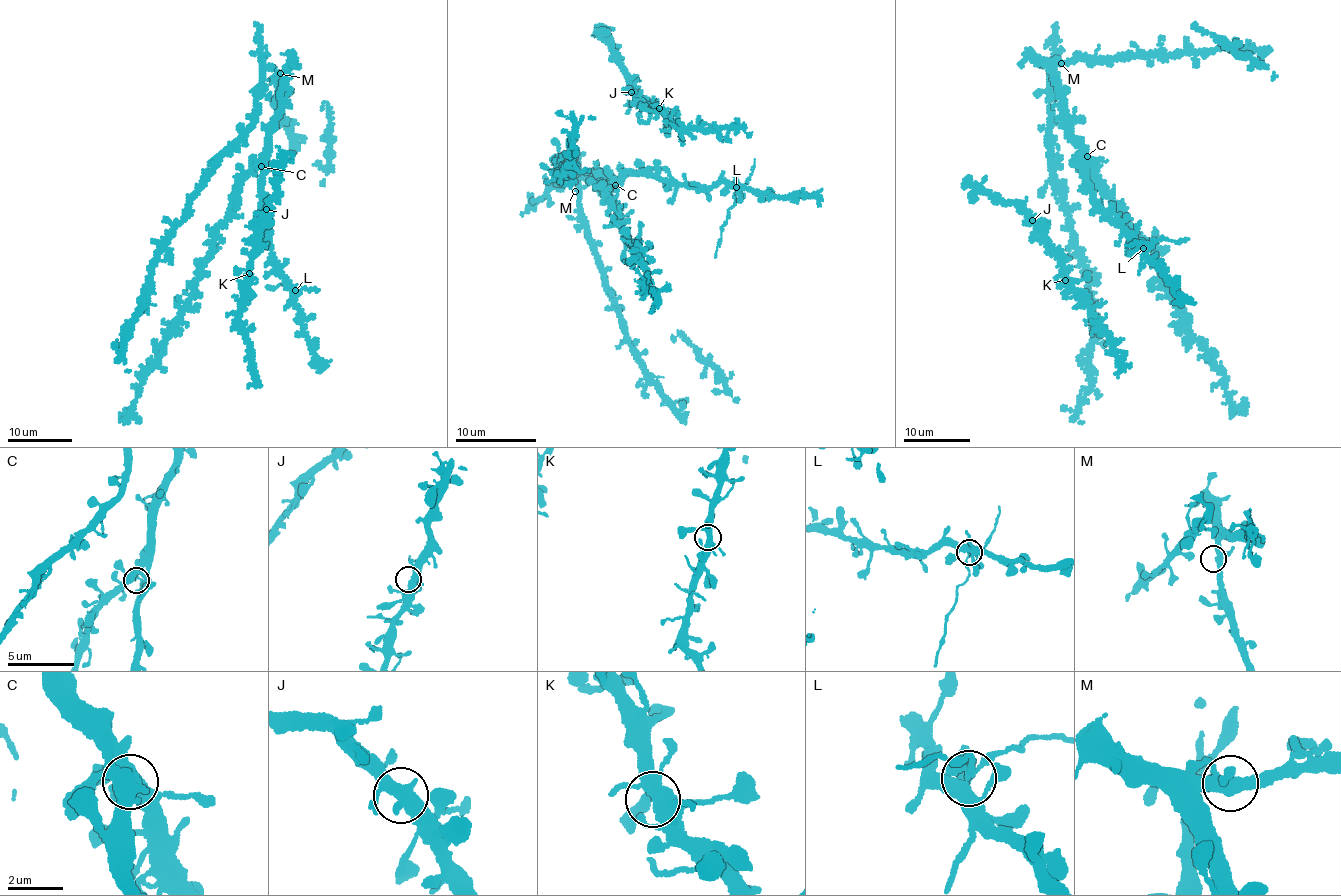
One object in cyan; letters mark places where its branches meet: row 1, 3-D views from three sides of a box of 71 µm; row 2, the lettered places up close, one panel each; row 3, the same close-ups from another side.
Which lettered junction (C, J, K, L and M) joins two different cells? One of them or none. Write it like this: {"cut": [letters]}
{"cut": ["L"]}

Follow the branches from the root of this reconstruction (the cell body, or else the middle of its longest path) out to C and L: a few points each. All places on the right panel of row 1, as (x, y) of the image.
C: (1054, 71), (1061, 114), (1069, 133), (1087, 156)
L: (1054, 71), (1061, 114), (1069, 136), (1081, 150), (1092, 202), (1122, 227), (1123, 233), (1136, 247), (1143, 247)

